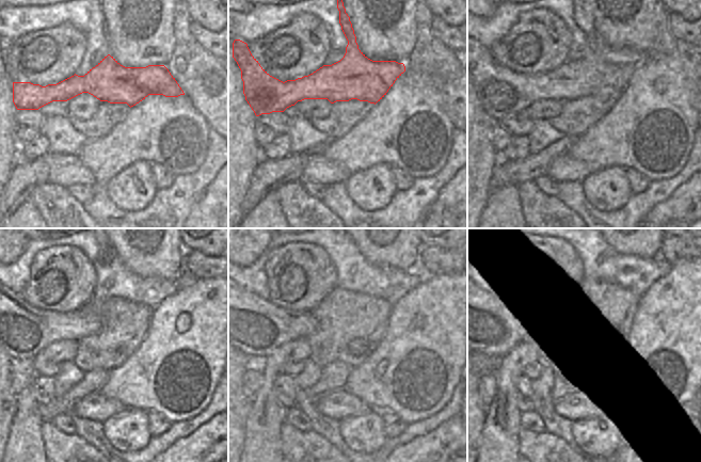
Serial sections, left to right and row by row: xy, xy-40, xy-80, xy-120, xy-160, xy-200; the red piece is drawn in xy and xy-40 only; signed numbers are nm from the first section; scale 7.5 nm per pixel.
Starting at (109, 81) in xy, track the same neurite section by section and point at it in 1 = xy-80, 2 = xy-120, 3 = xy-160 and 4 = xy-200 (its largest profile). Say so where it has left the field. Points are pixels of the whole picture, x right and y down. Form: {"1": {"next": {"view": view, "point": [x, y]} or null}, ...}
{"1": {"next": {"view": "xy-80", "point": [502, 92]}}, "2": {"next": {"view": "xy-120", "point": [22, 330]}}, "3": {"next": {"view": "xy-160", "point": [255, 327]}}, "4": {"next": {"view": "xy-200", "point": [489, 325]}}}

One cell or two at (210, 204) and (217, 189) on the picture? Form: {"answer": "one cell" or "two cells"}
{"answer": "two cells"}

